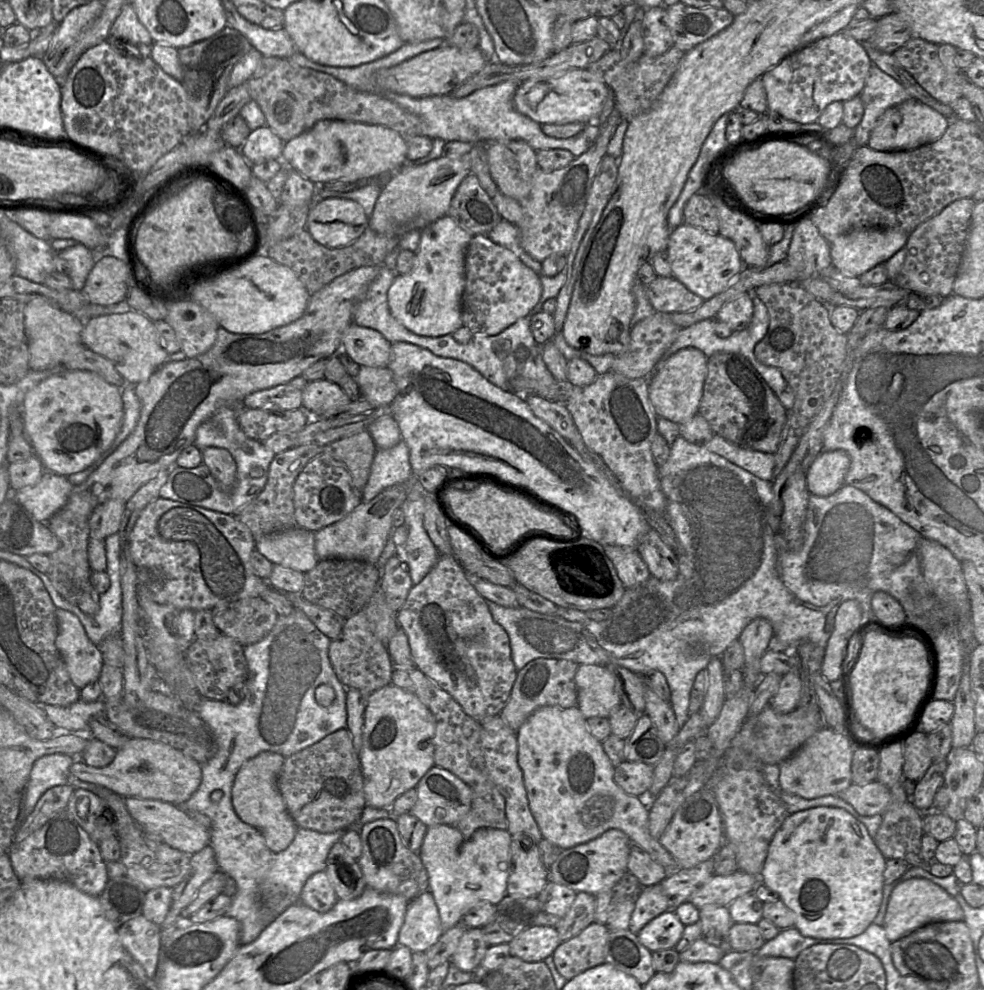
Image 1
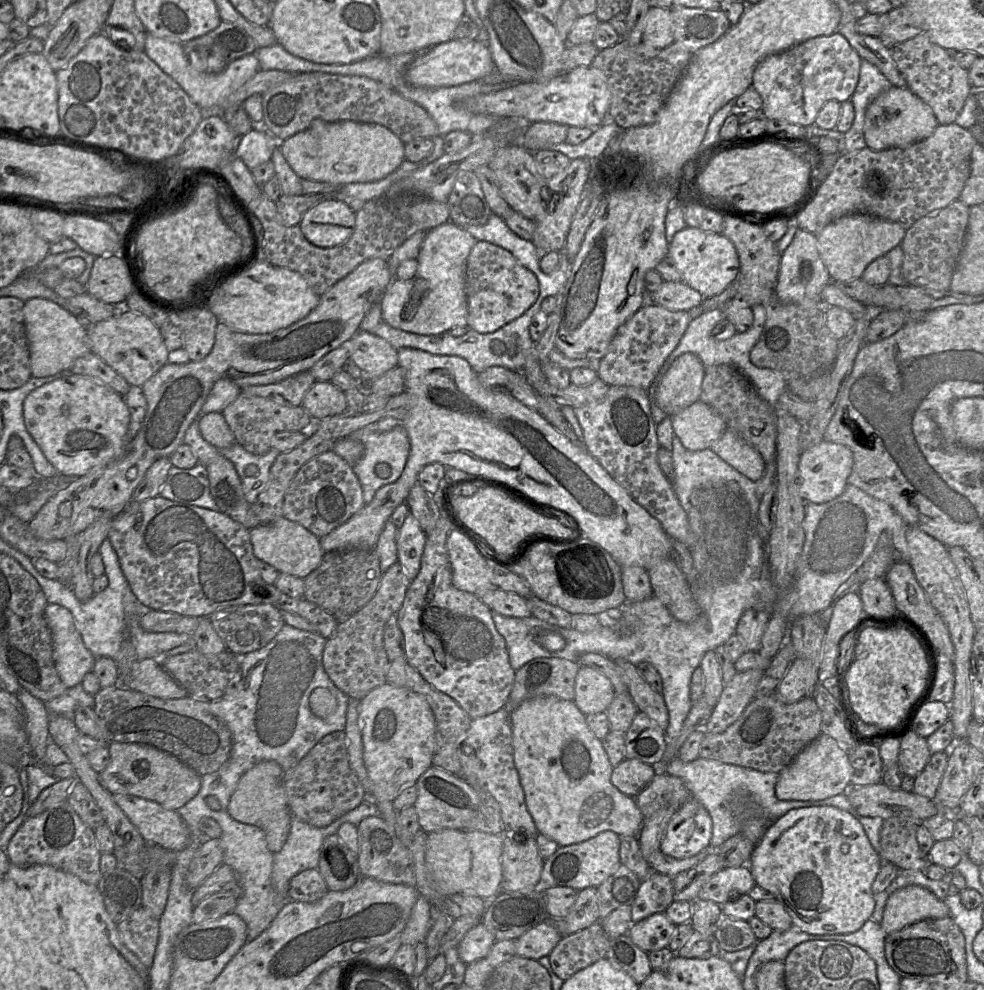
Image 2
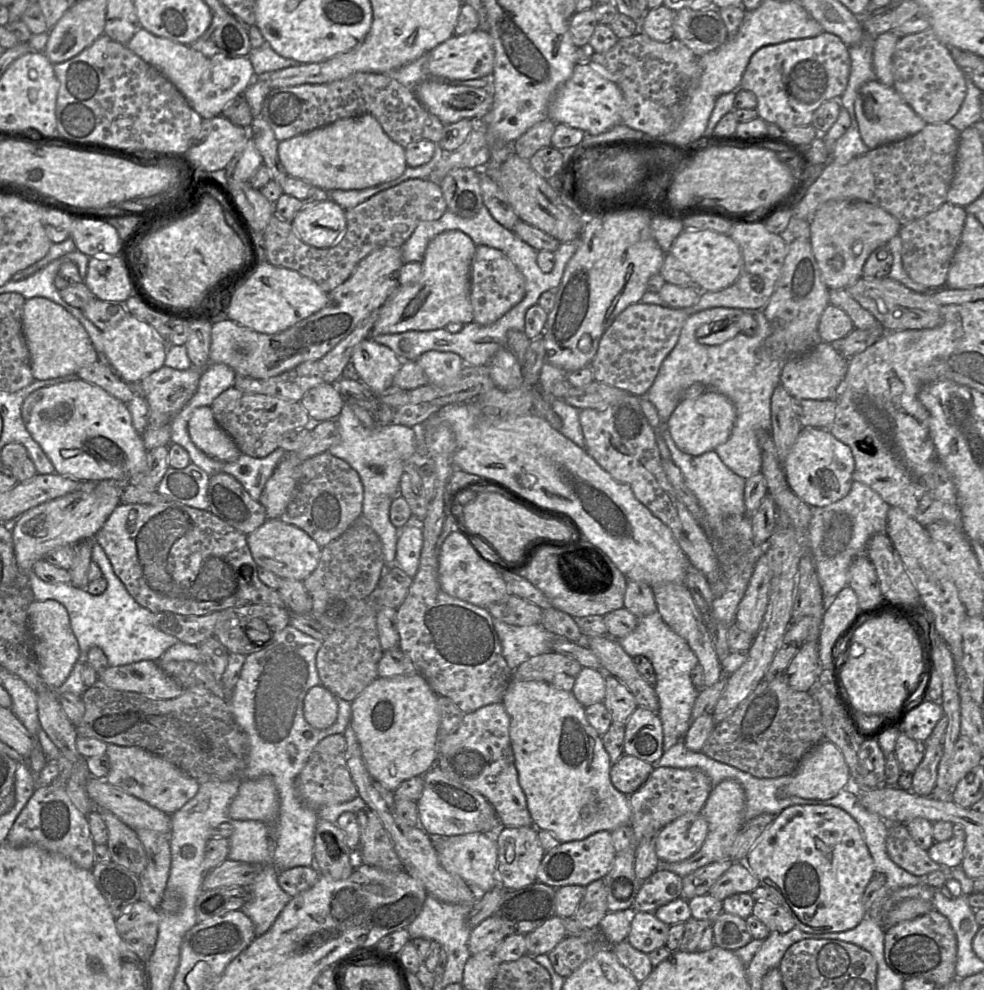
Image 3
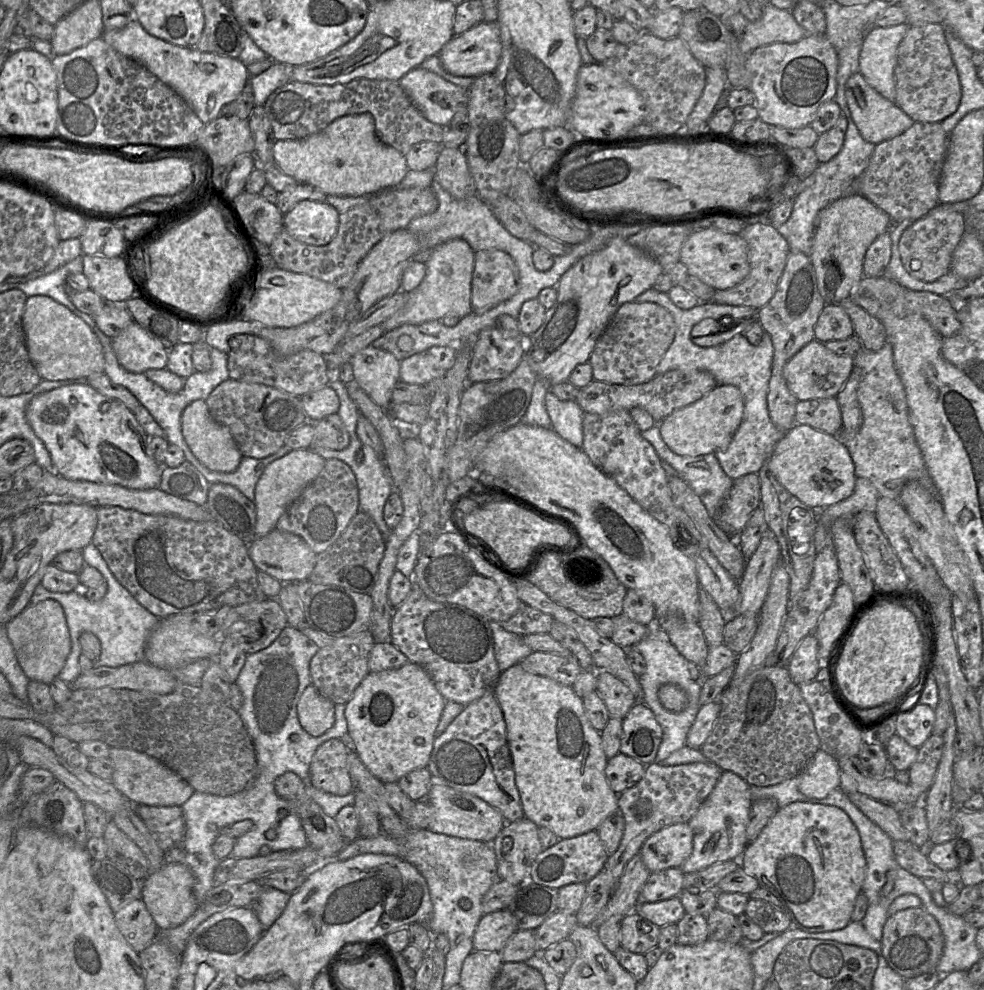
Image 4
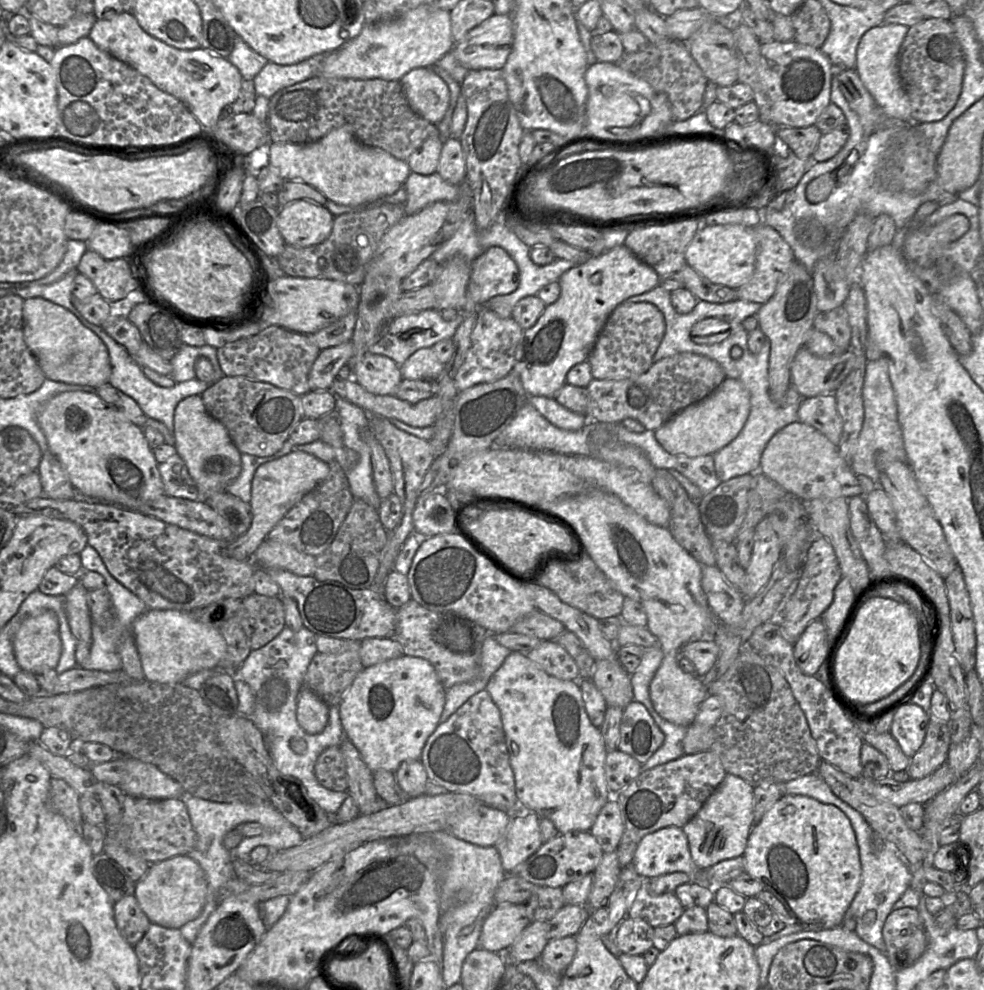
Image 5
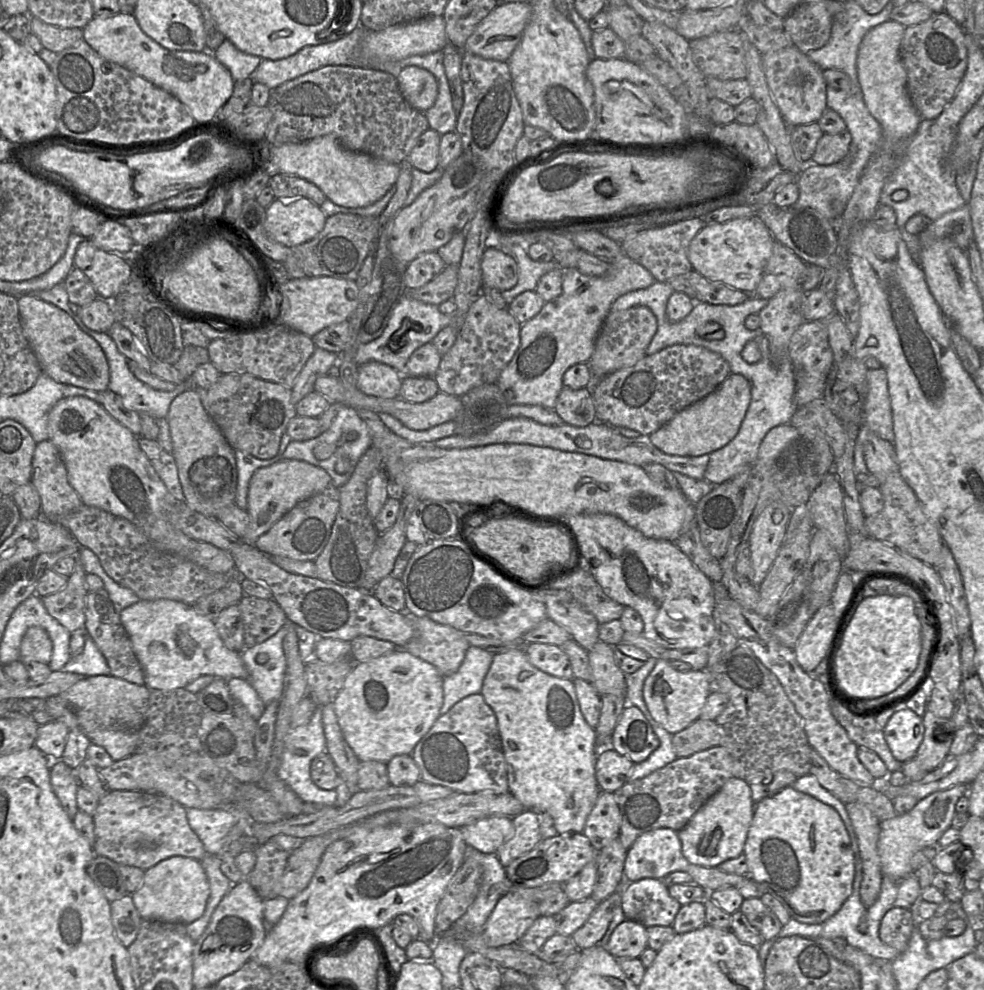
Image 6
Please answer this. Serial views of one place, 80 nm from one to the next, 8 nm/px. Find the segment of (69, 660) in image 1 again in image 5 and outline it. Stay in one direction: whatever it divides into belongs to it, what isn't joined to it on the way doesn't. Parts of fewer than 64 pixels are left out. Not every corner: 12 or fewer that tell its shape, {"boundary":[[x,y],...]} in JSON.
{"boundary":[[56,616],[24,619],[13,649],[24,671],[55,669],[62,651]]}

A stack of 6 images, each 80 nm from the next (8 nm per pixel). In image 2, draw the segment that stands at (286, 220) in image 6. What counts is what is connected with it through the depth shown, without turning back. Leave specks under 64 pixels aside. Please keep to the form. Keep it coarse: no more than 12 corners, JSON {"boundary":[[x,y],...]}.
{"boundary":[[325,199],[298,226],[313,245],[334,247],[352,235],[355,213]]}

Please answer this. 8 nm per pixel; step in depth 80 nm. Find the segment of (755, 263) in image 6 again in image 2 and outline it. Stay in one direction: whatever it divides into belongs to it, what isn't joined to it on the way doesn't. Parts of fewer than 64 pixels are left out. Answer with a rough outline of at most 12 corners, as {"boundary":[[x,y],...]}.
{"boundary":[[688,226],[668,256],[704,299],[736,281],[727,237]]}

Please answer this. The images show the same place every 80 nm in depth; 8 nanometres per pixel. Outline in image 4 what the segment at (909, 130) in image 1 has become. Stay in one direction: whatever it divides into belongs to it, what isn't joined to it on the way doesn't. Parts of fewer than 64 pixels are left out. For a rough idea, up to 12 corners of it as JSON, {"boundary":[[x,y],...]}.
{"boundary":[[859,72],[845,98],[860,135],[874,145],[915,123]]}

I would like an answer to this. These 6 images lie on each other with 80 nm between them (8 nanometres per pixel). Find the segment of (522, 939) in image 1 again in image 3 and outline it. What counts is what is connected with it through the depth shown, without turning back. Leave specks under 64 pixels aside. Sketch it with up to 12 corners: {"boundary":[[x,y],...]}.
{"boundary":[[554,915],[526,935],[526,955],[547,955],[565,937]]}

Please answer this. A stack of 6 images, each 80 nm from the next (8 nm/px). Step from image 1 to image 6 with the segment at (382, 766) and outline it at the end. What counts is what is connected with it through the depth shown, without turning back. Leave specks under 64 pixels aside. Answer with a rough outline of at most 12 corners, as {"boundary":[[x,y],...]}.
{"boundary":[[404,649],[355,663],[334,701],[360,762],[412,755],[444,677]]}

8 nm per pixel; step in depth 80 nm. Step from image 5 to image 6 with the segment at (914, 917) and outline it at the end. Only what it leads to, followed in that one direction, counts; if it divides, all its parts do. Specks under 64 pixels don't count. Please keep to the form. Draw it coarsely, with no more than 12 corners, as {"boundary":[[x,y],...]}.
{"boundary":[[894,906],[881,920],[879,937],[901,954],[913,929],[910,909]]}

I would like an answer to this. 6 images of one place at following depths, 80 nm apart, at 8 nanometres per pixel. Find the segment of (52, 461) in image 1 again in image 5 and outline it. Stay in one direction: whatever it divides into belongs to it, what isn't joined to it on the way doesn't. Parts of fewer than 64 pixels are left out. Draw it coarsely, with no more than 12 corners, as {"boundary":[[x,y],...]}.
{"boundary":[[96,393],[37,420],[77,492],[127,509],[165,493],[142,427]]}

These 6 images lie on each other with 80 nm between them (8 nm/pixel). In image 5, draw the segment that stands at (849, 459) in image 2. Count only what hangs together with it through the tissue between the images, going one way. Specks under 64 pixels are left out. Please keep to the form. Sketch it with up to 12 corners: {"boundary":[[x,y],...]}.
{"boundary":[[799,420],[759,471],[802,501],[862,495],[838,446]]}

